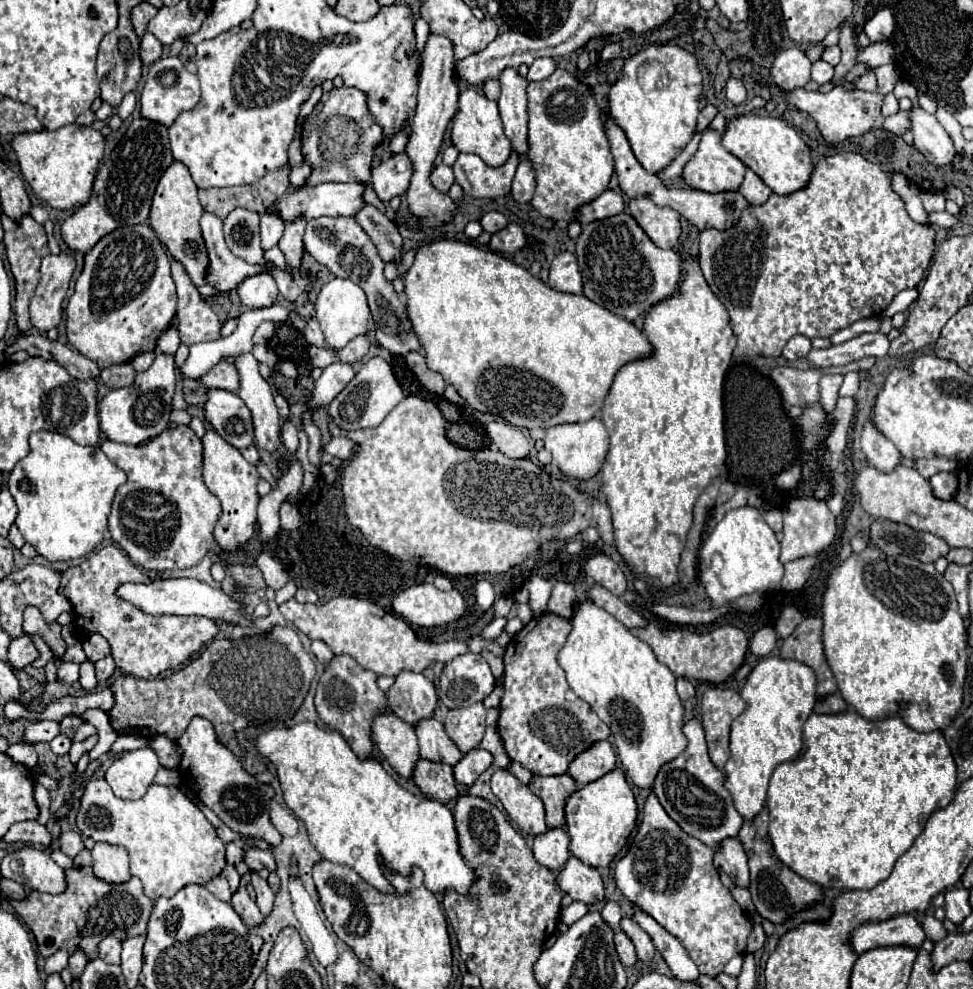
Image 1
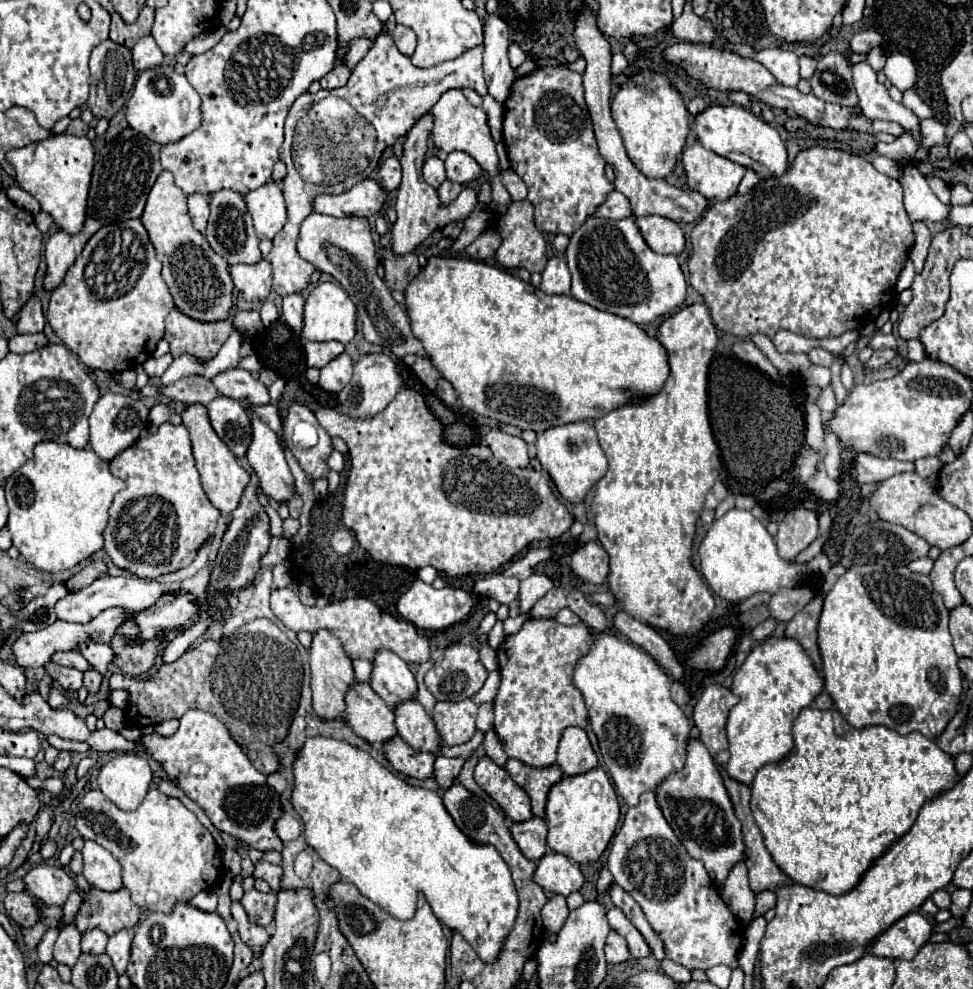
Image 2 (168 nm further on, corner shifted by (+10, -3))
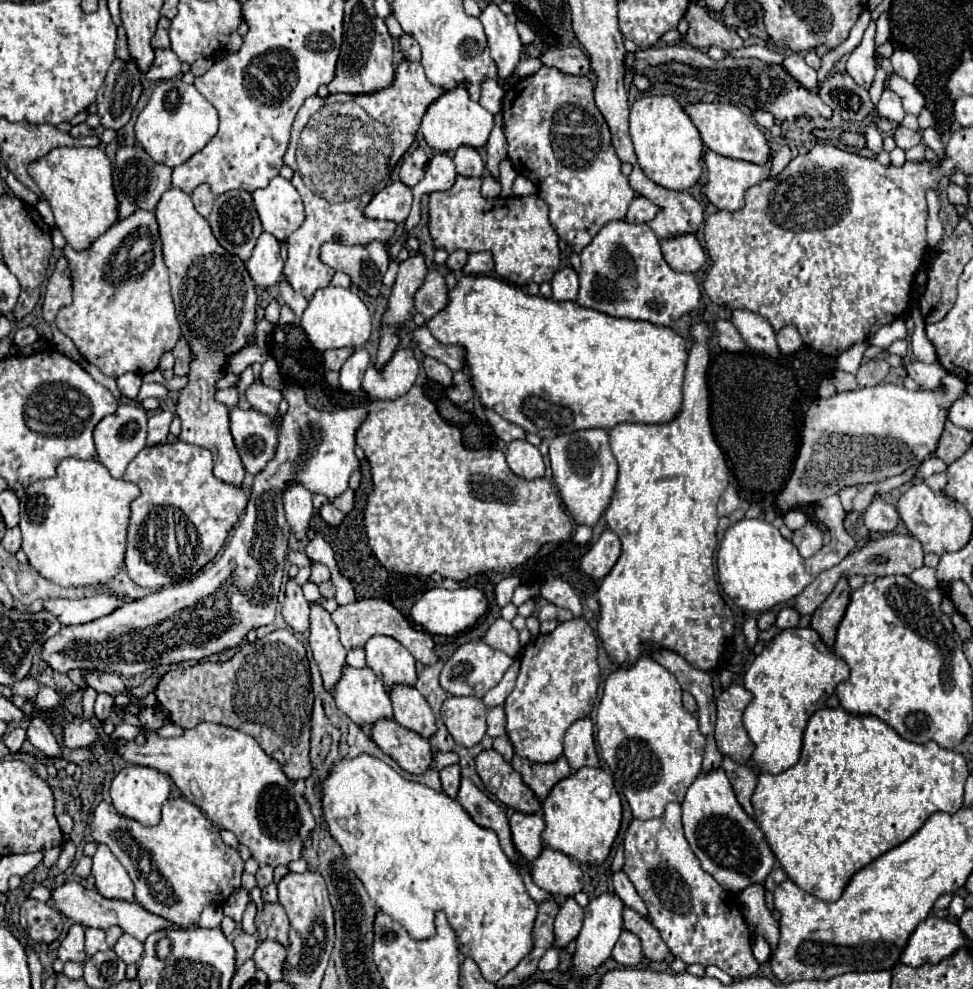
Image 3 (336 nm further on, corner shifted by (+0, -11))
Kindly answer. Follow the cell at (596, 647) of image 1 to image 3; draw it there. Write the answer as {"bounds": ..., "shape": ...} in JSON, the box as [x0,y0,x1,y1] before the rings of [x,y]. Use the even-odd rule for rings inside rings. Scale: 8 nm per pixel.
{"bounds":[597,655,705,821],"shape":[[[649,655],[641,657],[633,667],[621,667],[607,677],[601,705],[597,709],[597,741],[605,763],[613,771],[615,785],[629,801],[633,817],[641,821],[663,817],[665,805],[671,801],[681,803],[687,787],[701,775],[705,737],[699,731],[697,719],[685,711],[681,703],[681,687],[675,675]]]}

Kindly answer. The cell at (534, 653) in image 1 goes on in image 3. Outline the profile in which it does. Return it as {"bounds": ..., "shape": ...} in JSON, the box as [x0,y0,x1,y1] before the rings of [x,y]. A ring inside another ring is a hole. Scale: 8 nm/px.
{"bounds":[505,619,597,763],"shape":[[[585,619],[563,621],[555,631],[529,641],[521,653],[517,685],[505,701],[507,735],[515,753],[533,763],[557,761],[563,755],[563,735],[567,727],[591,713],[597,687],[597,639]]]}

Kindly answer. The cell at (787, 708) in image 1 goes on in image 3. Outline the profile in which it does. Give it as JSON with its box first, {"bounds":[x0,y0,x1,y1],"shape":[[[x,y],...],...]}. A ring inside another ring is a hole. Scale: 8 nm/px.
{"bounds":[743,627,849,773],"shape":[[[793,627],[787,631],[779,631],[771,645],[767,645],[751,663],[749,671],[745,673],[745,687],[753,693],[753,701],[745,709],[743,723],[745,729],[755,743],[753,751],[753,769],[757,773],[767,771],[767,773],[781,773],[789,767],[793,767],[799,761],[801,753],[801,743],[803,743],[803,731],[805,725],[817,709],[825,707],[825,701],[831,697],[835,687],[849,677],[849,667],[847,663],[837,657],[819,637],[819,633],[811,627]]]}

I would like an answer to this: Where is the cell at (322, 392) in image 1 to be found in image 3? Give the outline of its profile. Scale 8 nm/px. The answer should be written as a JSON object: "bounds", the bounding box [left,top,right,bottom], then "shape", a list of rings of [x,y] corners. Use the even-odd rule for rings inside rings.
{"bounds":[339,349,369,393],"shape":[[[357,349],[347,361],[345,365],[341,367],[341,377],[339,377],[339,383],[341,383],[341,389],[343,391],[349,391],[349,393],[357,393],[361,389],[361,379],[363,379],[363,373],[365,369],[369,367],[369,353],[367,349]]]}

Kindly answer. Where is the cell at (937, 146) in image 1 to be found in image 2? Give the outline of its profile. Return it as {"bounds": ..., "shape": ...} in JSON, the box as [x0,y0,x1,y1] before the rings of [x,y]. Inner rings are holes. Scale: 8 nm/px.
{"bounds":[853,61,921,143],"shape":[[[863,61],[859,65],[853,65],[853,81],[859,95],[859,109],[867,119],[883,119],[883,121],[895,121],[903,127],[905,133],[909,133],[915,143],[921,143],[921,125],[919,117],[913,115],[905,105],[893,101],[887,93],[887,89],[877,81],[875,71]]]}

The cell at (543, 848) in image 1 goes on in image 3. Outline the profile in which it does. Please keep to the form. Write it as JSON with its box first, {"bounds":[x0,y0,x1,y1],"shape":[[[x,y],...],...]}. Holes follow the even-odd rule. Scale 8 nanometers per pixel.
{"bounds":[509,811,545,861],"shape":[[[513,811],[509,815],[509,827],[511,827],[511,839],[521,857],[527,861],[533,861],[539,857],[543,841],[541,841],[541,831],[545,829],[545,821],[541,813],[519,813]]]}

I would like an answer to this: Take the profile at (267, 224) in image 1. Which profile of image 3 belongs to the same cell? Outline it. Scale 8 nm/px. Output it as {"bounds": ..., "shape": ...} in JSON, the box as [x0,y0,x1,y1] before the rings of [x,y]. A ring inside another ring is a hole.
{"bounds":[253,175,305,241],"shape":[[[277,175],[265,189],[253,191],[255,209],[263,223],[263,229],[285,241],[305,219],[303,201],[289,179]]]}

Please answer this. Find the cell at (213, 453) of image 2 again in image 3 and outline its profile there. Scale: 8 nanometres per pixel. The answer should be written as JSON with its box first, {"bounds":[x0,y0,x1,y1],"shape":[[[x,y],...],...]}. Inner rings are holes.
{"bounds":[155,187,255,485],"shape":[[[175,187],[165,191],[155,215],[163,241],[163,261],[171,273],[171,295],[177,307],[177,319],[191,347],[189,383],[179,391],[175,405],[177,417],[181,419],[179,439],[207,447],[213,453],[215,477],[231,485],[243,485],[245,469],[229,431],[229,407],[215,401],[215,383],[227,375],[229,357],[245,349],[255,333],[255,285],[245,263],[217,243],[207,219],[195,211],[187,193]]]}

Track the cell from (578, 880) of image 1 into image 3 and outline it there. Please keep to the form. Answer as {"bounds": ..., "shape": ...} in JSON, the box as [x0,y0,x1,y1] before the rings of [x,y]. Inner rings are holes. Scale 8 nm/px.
{"bounds":[531,847,583,897],"shape":[[[543,847],[539,857],[531,863],[533,883],[553,895],[573,897],[583,889],[583,873],[579,863],[569,855]]]}

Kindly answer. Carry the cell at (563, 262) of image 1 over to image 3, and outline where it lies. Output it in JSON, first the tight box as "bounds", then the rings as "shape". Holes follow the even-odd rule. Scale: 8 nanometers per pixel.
{"bounds":[551,267,579,301],"shape":[[[571,267],[557,271],[553,281],[551,281],[551,287],[553,287],[553,299],[555,301],[575,301],[577,293],[579,293],[577,273]]]}

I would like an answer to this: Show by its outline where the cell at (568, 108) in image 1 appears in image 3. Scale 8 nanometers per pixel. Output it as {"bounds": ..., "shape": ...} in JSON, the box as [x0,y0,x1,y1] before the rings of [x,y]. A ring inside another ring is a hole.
{"bounds":[503,67,639,253],"shape":[[[541,67],[535,75],[519,79],[503,97],[503,131],[507,137],[509,161],[519,175],[537,185],[539,197],[549,205],[549,219],[557,229],[559,239],[567,241],[575,253],[581,253],[609,221],[625,219],[629,203],[639,197],[629,185],[629,179],[621,173],[621,161],[615,155],[611,131],[595,105],[589,77],[563,75],[553,67]]]}

